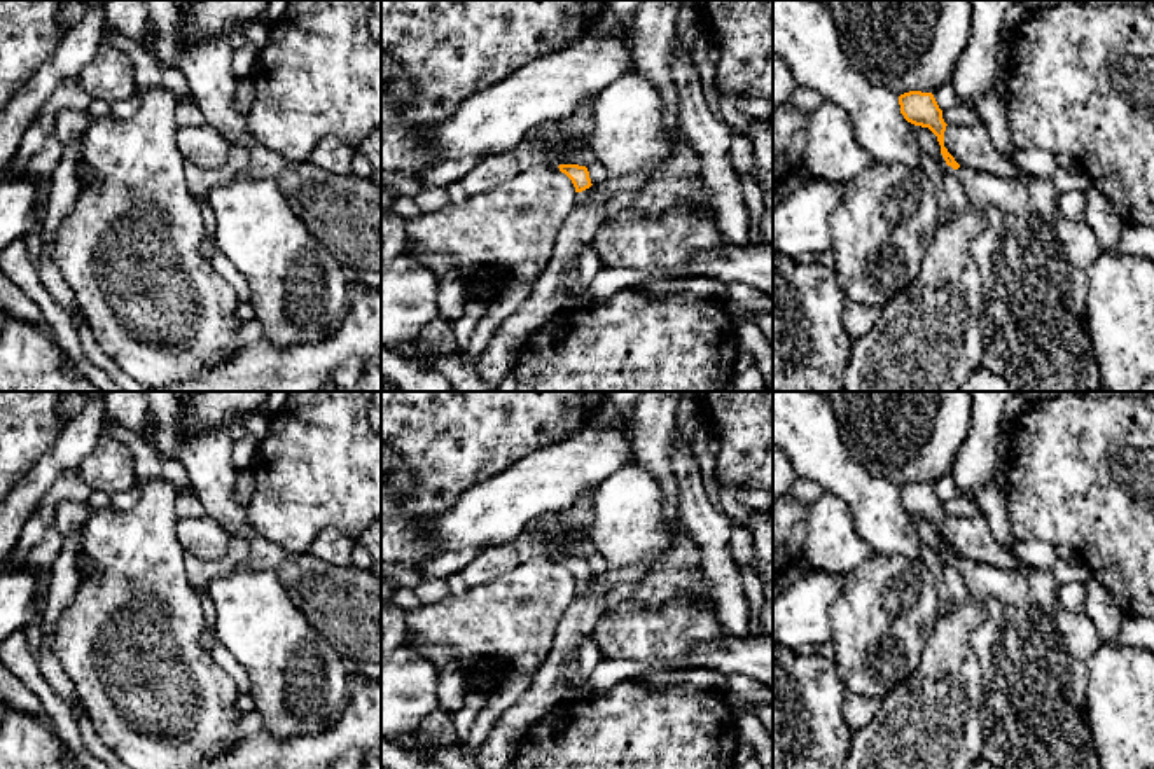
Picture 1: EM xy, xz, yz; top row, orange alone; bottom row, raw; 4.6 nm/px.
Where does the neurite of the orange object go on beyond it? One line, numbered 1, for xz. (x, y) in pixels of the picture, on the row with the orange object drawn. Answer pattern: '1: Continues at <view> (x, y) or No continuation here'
1: Continues at xz (581, 196)

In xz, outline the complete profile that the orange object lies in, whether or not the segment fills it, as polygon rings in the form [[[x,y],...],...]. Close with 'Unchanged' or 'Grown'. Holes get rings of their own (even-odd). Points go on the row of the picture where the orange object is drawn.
[[[560,164],[558,168],[572,180],[577,192],[577,203],[586,201],[591,194],[589,187],[593,185],[587,168],[579,164]]]. Grown

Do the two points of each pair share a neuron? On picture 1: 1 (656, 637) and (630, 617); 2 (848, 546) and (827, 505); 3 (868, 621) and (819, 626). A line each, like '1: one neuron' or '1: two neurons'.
1: one neuron
2: one neuron
3: two neurons

